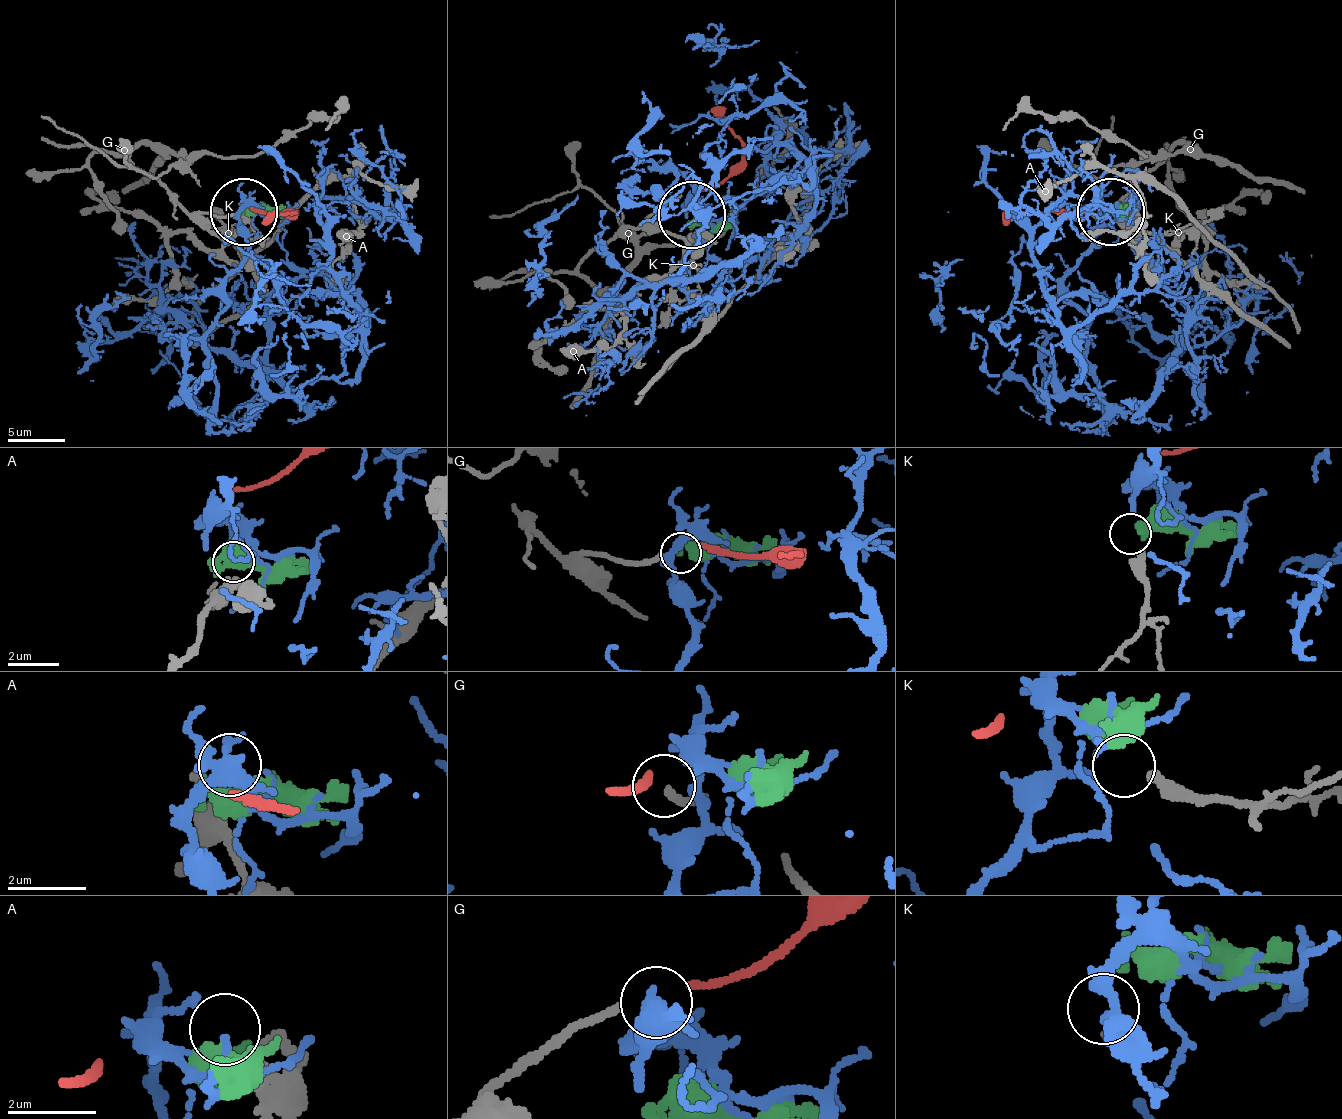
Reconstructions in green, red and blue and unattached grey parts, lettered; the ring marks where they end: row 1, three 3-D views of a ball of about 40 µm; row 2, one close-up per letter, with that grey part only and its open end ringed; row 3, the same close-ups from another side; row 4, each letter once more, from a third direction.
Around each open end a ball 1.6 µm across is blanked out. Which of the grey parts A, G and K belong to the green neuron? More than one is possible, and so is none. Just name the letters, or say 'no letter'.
no letter

